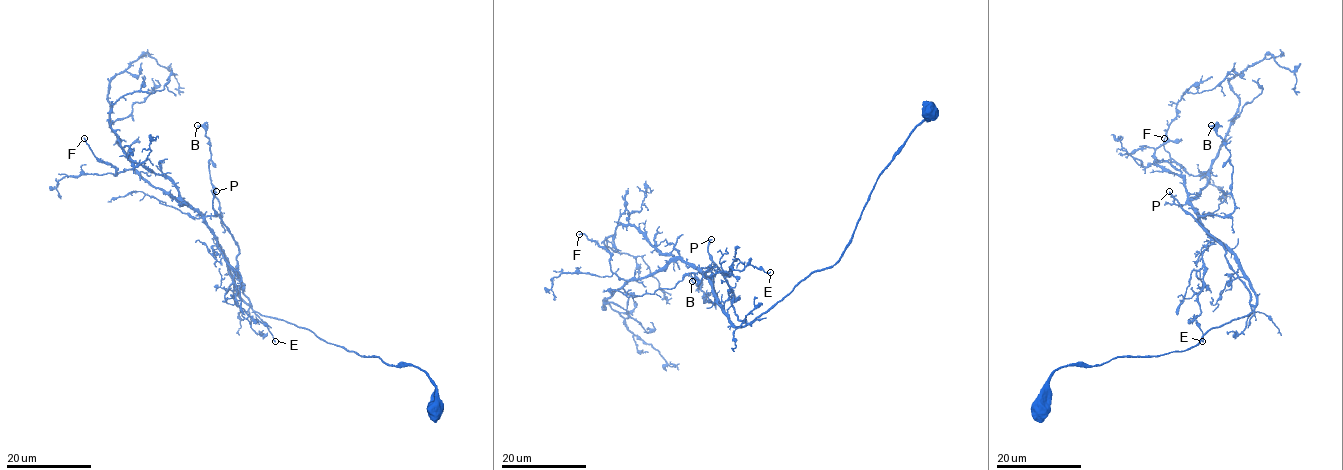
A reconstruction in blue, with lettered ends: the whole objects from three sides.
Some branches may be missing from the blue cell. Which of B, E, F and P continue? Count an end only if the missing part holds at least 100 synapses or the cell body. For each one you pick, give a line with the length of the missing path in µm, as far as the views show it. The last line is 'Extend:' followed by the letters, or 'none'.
P: Missing length about 110 µm
Extend: P

